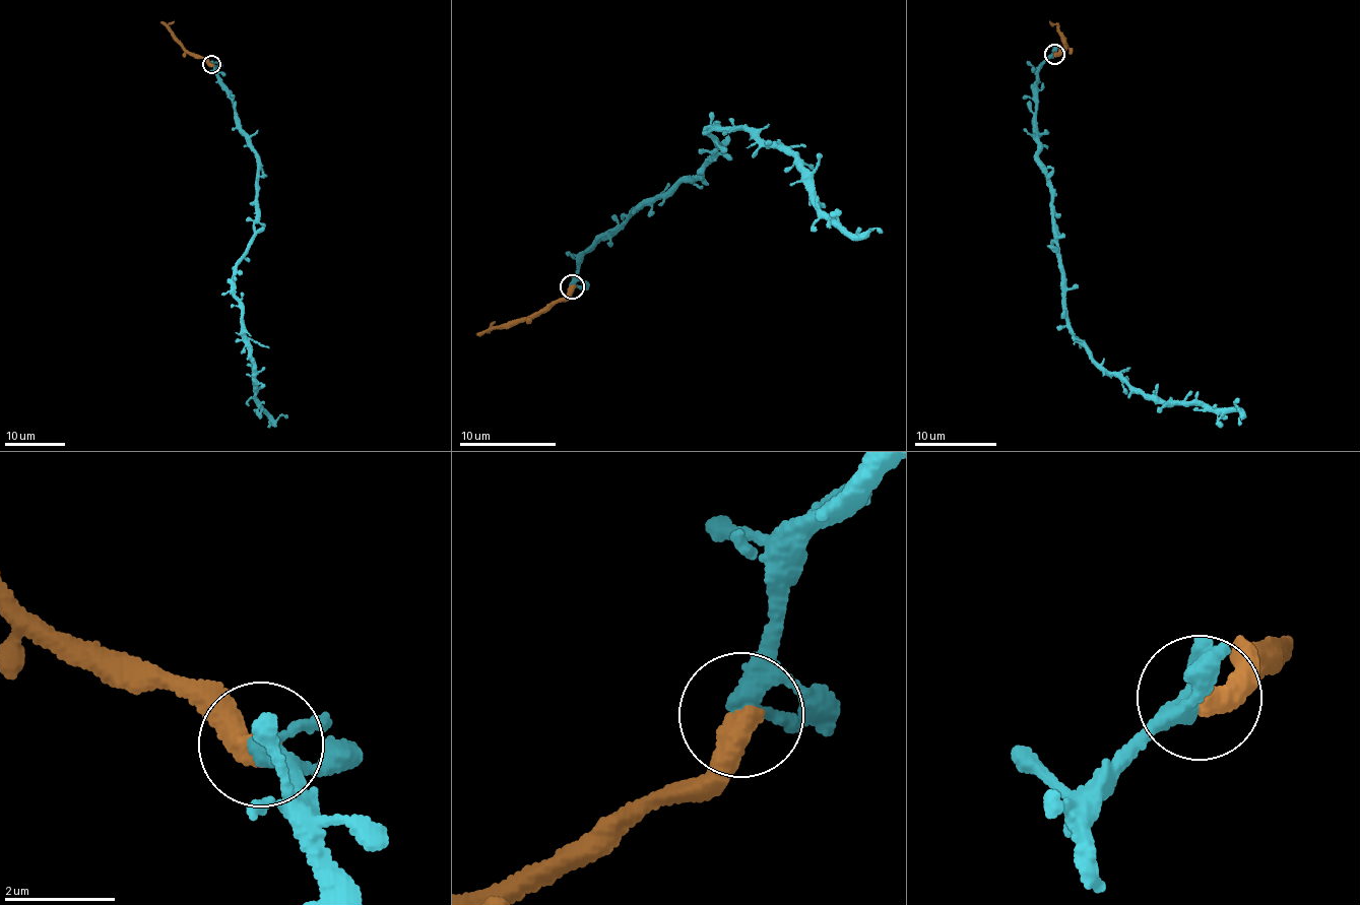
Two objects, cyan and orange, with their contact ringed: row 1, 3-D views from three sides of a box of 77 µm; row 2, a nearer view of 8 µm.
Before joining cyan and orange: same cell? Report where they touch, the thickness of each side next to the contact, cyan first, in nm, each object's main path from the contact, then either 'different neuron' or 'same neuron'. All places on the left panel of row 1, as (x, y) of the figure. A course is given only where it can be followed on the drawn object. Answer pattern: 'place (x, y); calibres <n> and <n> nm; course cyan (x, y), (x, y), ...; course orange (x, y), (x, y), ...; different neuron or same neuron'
place (211, 64); calibres 240 and 480 nm; course cyan (211, 64), (255, 153), (254, 236), (237, 265), (234, 288), (254, 367), (252, 390), (269, 415), (287, 418); course orange (211, 64), (188, 51), (168, 25), (174, 21); same neuron

